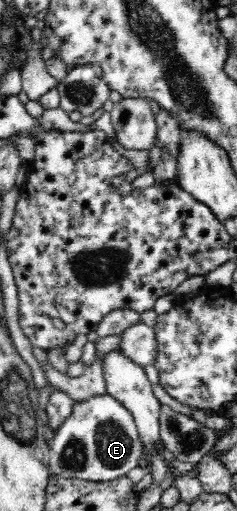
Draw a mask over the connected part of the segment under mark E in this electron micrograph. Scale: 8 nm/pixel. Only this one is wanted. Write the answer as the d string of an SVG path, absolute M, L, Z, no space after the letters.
M98 394L82 402L75 402L72 414L61 423L49 442L51 476L80 478L92 482L104 482L124 476L129 470L143 465L143 443L139 439L130 411L126 410L110 394Z

